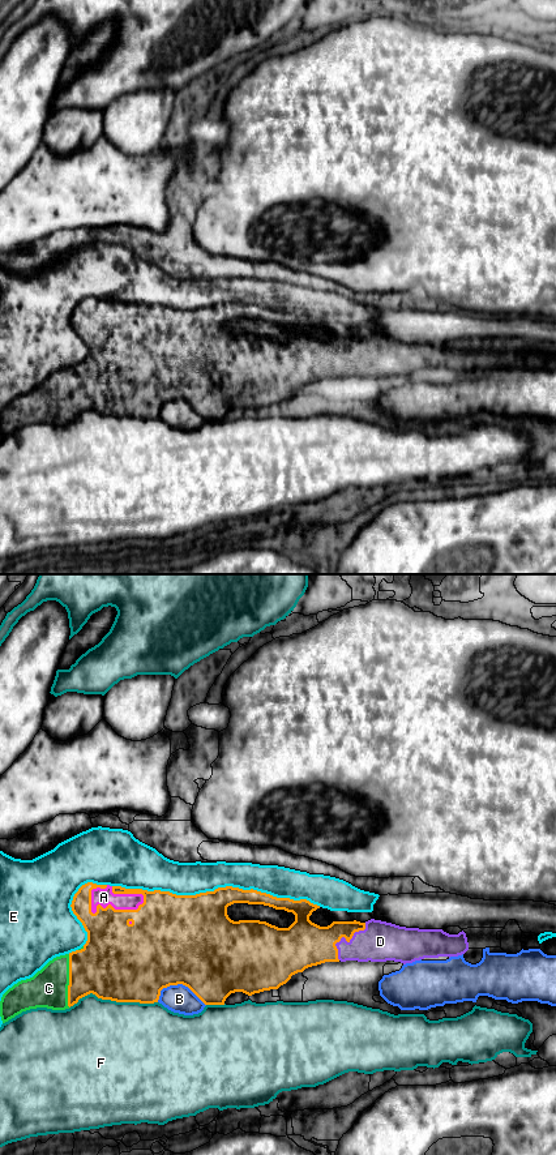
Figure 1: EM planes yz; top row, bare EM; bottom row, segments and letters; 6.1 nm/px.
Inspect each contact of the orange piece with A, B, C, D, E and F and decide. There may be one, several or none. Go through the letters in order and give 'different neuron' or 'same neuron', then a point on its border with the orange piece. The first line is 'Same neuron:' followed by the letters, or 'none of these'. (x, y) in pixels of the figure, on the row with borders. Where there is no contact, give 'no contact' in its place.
Same neuron: A, C, D
A: same neuron; contact yz (118, 910)
B: different neuron; contact yz (179, 983)
C: same neuron; contact yz (69, 980)
D: same neuron; contact yz (345, 937)
E: different neuron; contact yz (217, 889)
F: different neuron; contact yz (112, 1000)

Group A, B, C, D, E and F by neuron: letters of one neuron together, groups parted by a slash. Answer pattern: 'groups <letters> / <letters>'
groups A C D / B / E / F

